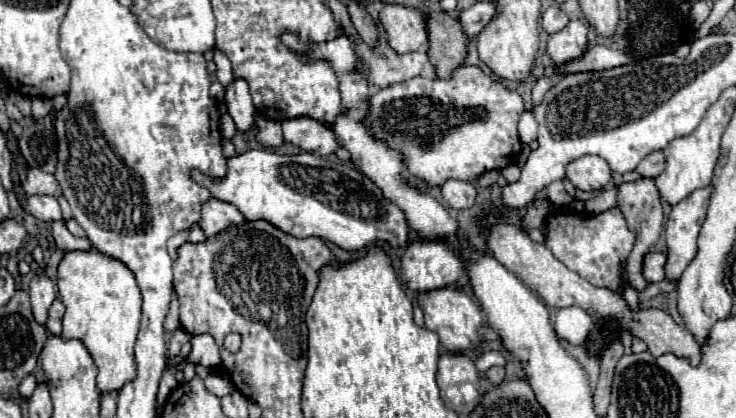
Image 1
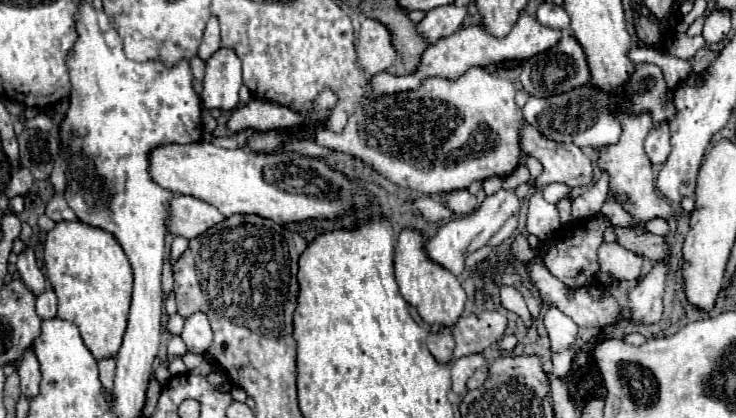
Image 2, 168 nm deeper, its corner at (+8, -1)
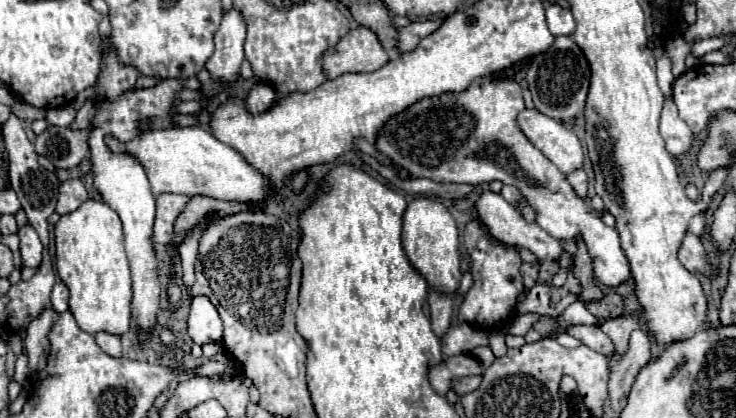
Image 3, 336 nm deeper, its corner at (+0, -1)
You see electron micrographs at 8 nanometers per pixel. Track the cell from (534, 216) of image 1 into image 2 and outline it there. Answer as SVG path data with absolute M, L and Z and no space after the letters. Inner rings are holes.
M518 234L512 242L512 260L520 262L520 264L528 264L536 254L530 250L530 246L526 244L526 234Z

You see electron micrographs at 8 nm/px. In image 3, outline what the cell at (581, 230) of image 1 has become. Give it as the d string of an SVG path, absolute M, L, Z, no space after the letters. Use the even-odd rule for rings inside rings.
M694 234L684 236L682 248L678 250L678 260L690 272L694 272L694 270L700 272L700 274L710 274L712 272L712 266L704 258L704 248L702 248L698 236L694 236Z

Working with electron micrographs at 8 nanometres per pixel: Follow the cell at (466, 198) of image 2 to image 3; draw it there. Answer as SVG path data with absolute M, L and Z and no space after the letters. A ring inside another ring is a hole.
M484 192L478 202L476 202L476 212L478 212L478 218L488 226L490 234L494 238L498 238L500 242L504 244L512 244L512 246L524 246L528 248L538 260L558 260L562 248L560 248L560 242L556 238L552 238L550 234L546 234L536 222L526 222L522 218L522 214L512 206L508 204L500 194L494 194L494 192Z

